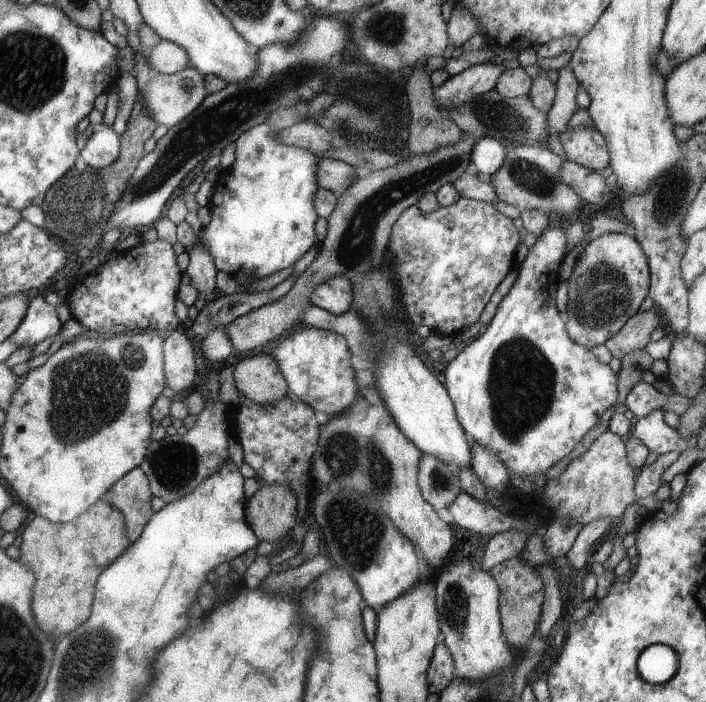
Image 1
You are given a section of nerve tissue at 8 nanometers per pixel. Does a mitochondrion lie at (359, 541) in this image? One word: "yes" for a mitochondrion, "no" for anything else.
yes

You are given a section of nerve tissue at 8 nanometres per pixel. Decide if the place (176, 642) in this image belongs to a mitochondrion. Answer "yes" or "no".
no

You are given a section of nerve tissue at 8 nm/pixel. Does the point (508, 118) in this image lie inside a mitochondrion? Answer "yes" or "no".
yes

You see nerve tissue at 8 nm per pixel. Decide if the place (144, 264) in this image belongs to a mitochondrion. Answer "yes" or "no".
no

